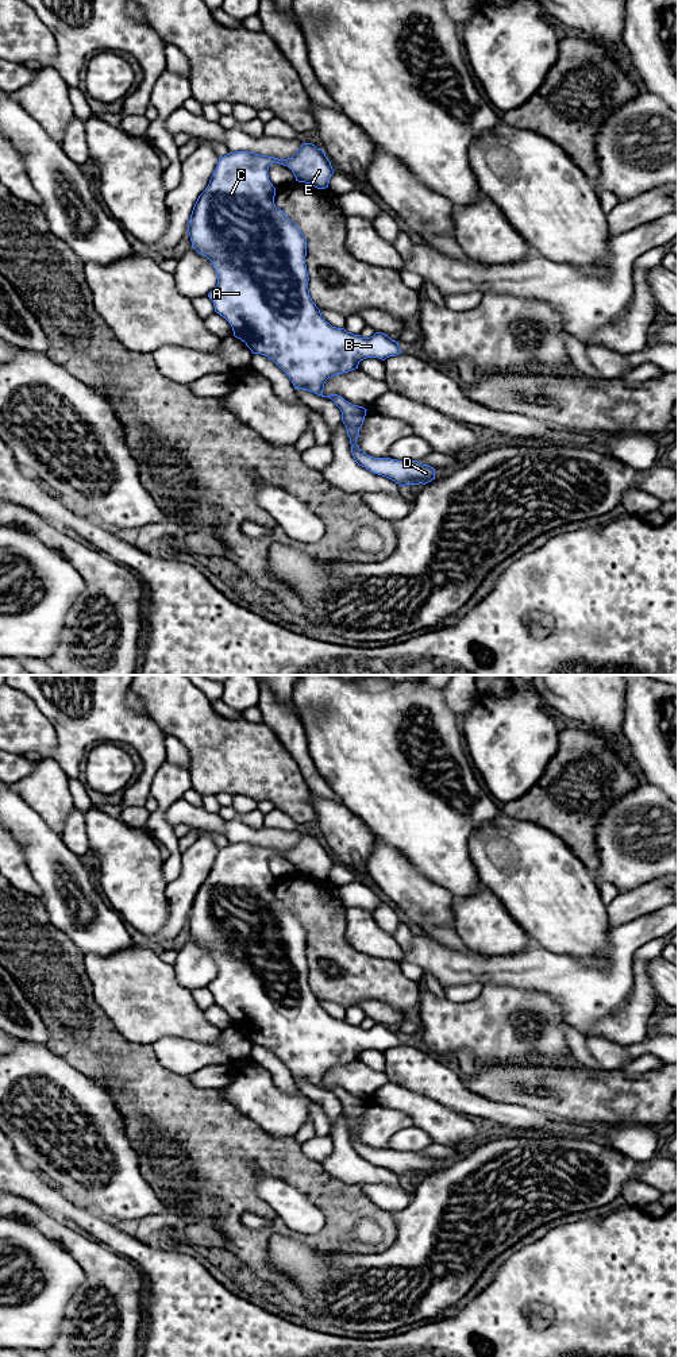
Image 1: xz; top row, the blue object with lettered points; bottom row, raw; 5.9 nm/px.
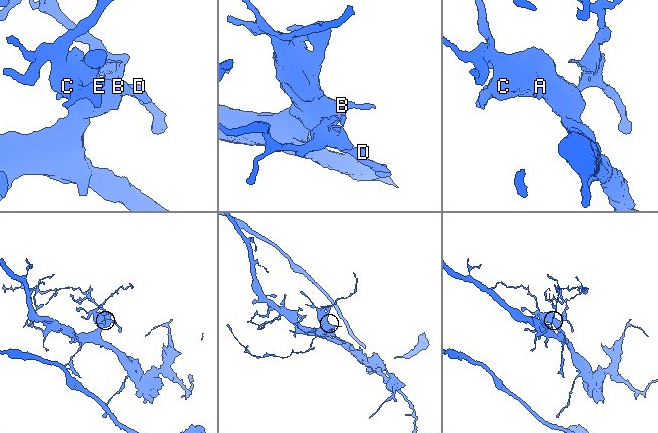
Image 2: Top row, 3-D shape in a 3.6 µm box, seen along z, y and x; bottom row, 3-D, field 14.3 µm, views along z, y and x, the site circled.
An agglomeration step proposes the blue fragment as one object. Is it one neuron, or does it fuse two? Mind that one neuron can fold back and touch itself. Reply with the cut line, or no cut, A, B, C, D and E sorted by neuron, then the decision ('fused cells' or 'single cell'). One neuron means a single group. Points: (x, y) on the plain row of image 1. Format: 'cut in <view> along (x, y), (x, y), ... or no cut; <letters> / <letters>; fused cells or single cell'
no cut; A B C D E; single cell

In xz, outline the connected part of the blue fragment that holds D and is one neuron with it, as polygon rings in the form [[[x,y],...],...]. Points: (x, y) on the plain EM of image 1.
[[[303,834],[288,851],[250,843],[230,844],[219,849],[213,867],[199,887],[188,915],[192,938],[207,948],[216,961],[217,976],[208,984],[215,1003],[232,1018],[234,1028],[246,1034],[253,1045],[271,1050],[292,1072],[294,1080],[331,1090],[342,1103],[355,1153],[366,1161],[386,1168],[400,1177],[428,1175],[435,1171],[435,1160],[417,1152],[374,1149],[363,1144],[357,1132],[366,1107],[363,1098],[353,1096],[342,1087],[324,1087],[328,1069],[358,1060],[361,1052],[401,1045],[398,1033],[382,1023],[362,1029],[324,1011],[312,992],[305,956],[307,930],[298,918],[276,898],[276,879],[269,871],[269,857],[288,857],[298,874],[317,880],[328,879],[334,866],[331,853],[321,840]]]

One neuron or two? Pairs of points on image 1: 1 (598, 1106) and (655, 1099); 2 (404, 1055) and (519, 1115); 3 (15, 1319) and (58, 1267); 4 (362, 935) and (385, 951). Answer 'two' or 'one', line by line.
1: one
2: one
3: one
4: one

